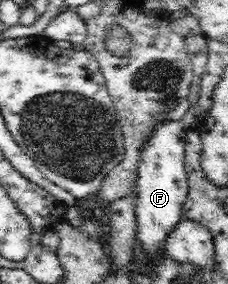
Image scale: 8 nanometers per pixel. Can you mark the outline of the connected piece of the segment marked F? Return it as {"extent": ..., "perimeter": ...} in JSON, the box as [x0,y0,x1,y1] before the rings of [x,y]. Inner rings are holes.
{"extent":[137,122,189,258],"perimeter":[[[164,122],[154,127],[148,144],[140,152],[137,164],[137,238],[147,256],[154,258],[164,253],[168,234],[183,218],[183,208],[188,198],[189,183],[185,170],[186,127],[180,122]]]}

